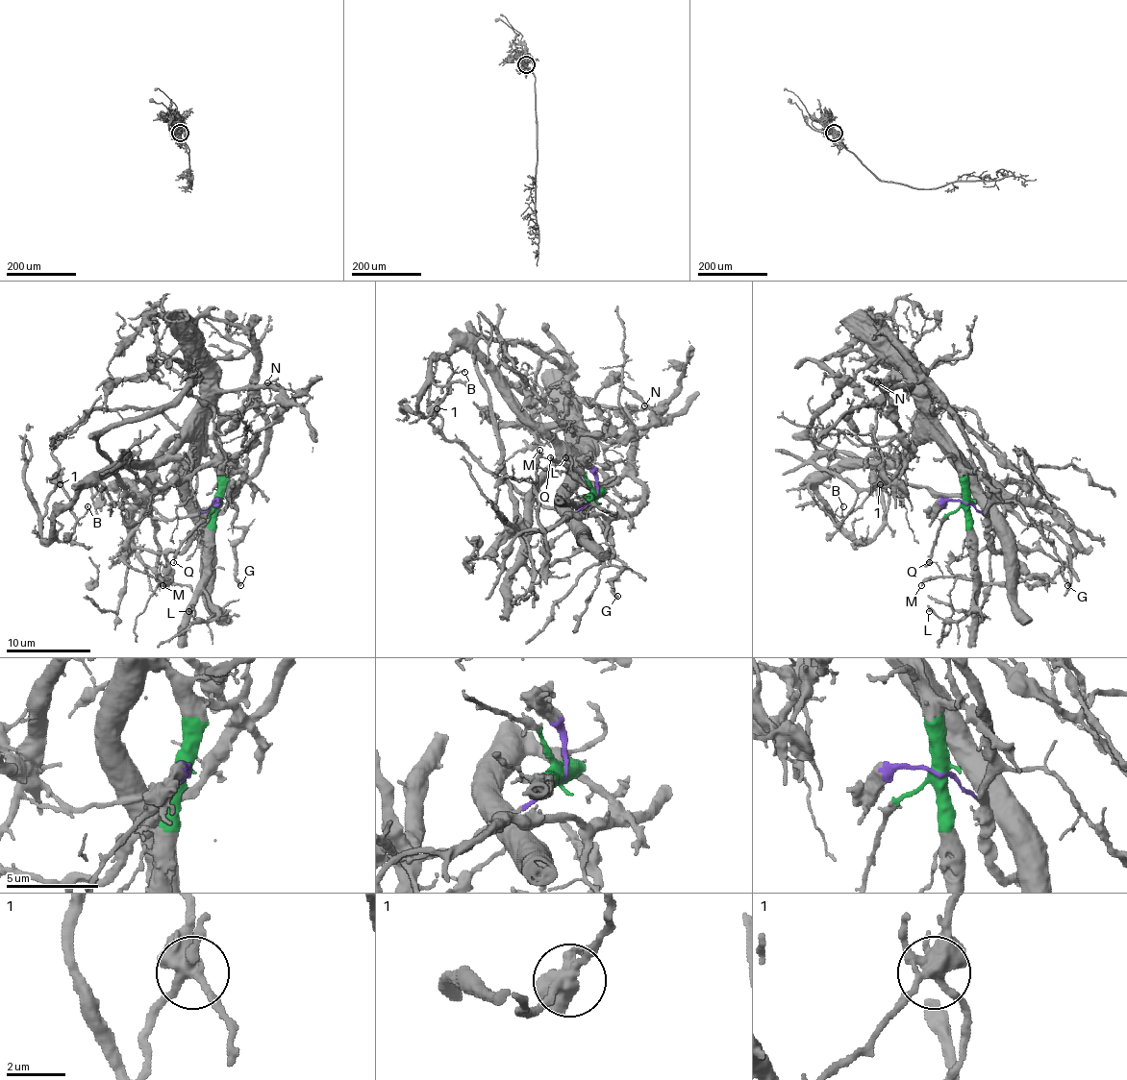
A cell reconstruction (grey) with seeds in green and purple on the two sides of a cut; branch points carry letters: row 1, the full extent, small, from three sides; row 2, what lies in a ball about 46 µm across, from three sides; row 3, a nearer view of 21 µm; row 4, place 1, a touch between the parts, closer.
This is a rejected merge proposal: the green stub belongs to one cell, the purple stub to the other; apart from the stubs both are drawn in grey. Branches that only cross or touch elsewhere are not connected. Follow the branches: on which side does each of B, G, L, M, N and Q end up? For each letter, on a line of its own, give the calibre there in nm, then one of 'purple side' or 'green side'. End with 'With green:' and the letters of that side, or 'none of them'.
B: calibre 120 nm; purple side
G: calibre 300 nm; purple side
L: calibre 220 nm; green side
M: calibre 200 nm; purple side
N: calibre 100 nm; green side
Q: calibre 200 nm; green side
With green: L, N, Q

